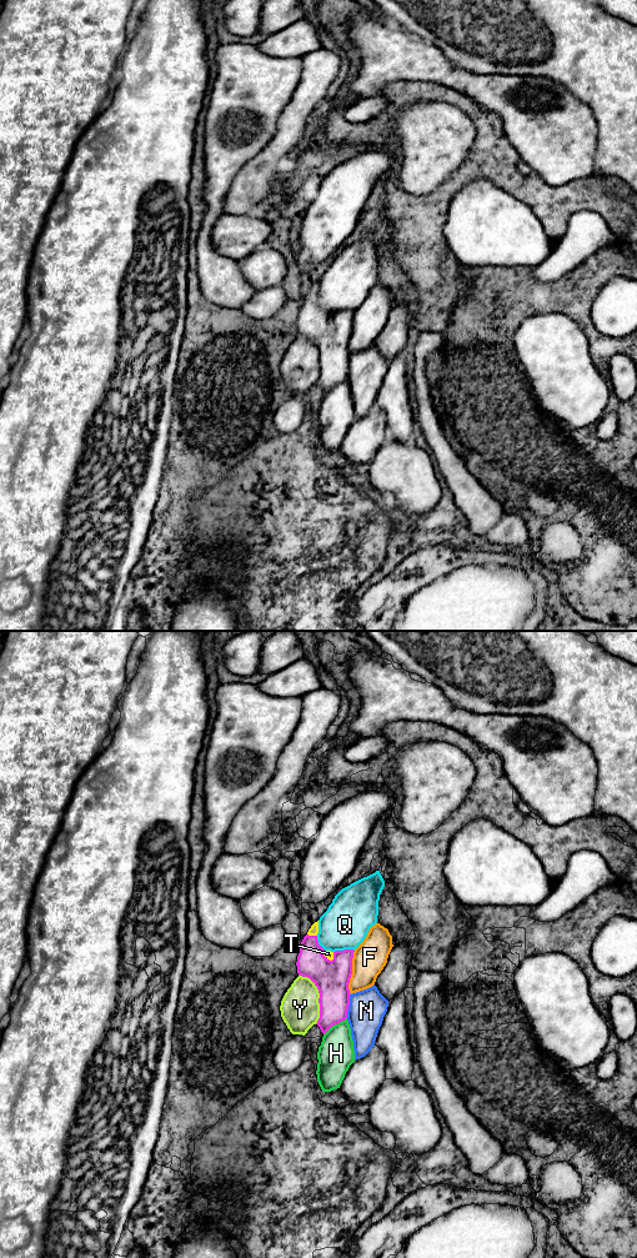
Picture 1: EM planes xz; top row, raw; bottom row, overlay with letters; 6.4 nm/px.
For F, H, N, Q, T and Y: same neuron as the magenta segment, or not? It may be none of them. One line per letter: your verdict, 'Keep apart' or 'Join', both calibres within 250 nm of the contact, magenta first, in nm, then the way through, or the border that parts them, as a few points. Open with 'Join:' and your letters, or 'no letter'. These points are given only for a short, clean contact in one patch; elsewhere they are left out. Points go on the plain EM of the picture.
Join: T
F: Keep apart. Thickness 220 nm (magenta) against 220 nm
H: Keep apart. Thickness 200 nm (magenta) against 240 nm
N: Keep apart. Thickness 220 nm (magenta) against 240 nm
Q: Keep apart. Thickness 220 nm (magenta) against 300 nm
T: Join. Thickness 190 nm (magenta) against 60 nm
Y: Keep apart. Thickness 220 nm (magenta) against 260 nm

